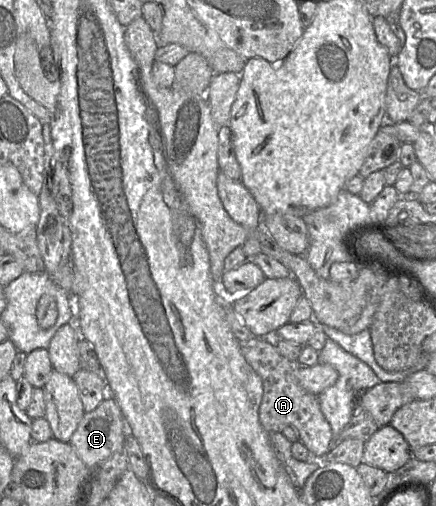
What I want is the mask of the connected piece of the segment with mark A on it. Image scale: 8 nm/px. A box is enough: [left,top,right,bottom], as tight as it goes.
[242,336,333,459]

